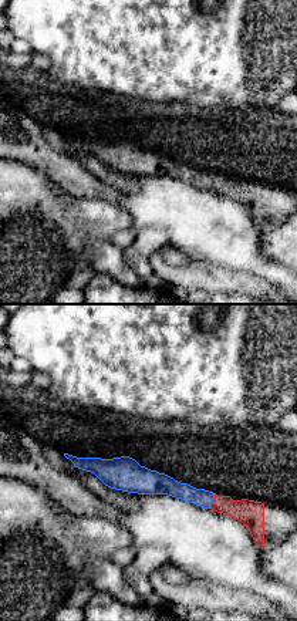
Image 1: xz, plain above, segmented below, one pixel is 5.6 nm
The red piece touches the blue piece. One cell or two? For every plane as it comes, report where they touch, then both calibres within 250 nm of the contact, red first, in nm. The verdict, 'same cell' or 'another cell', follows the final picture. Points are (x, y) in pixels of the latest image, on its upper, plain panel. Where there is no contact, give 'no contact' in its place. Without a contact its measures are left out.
contact (213, 182); calibres 150 and 100 nm

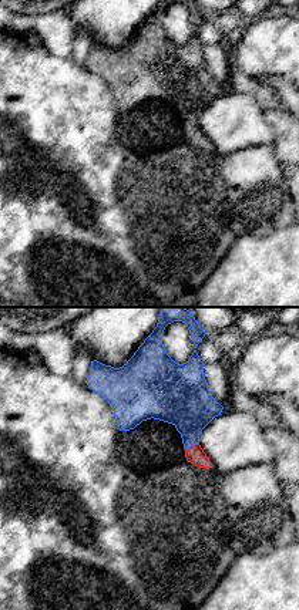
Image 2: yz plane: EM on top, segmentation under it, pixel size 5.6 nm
contact (192, 127); calibres 100 and 300 nm

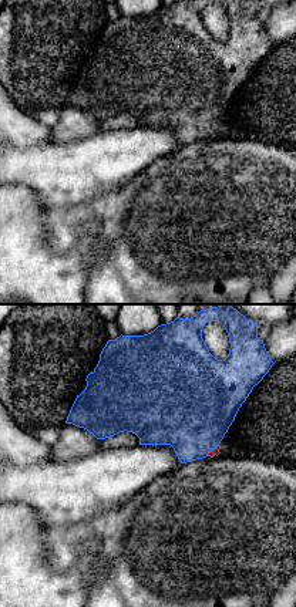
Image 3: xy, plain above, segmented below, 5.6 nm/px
contact (214, 131); calibres 40 and 440 nm

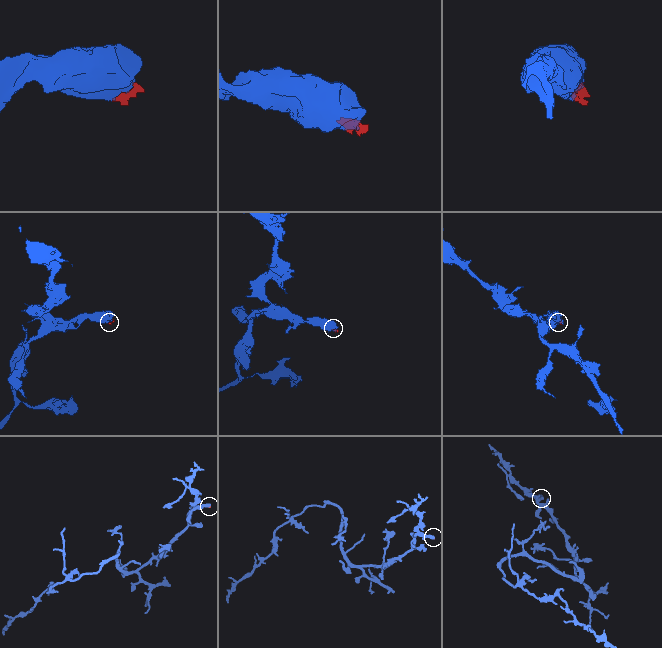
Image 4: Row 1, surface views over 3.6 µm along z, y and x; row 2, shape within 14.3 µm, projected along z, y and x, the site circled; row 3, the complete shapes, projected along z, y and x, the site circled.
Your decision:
same cell

